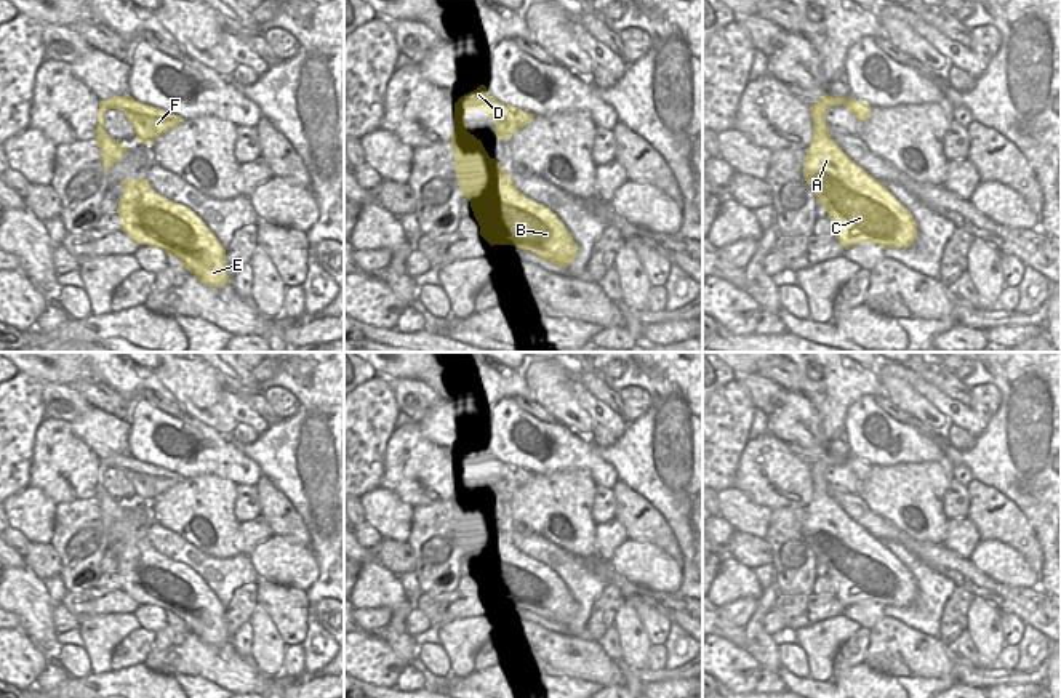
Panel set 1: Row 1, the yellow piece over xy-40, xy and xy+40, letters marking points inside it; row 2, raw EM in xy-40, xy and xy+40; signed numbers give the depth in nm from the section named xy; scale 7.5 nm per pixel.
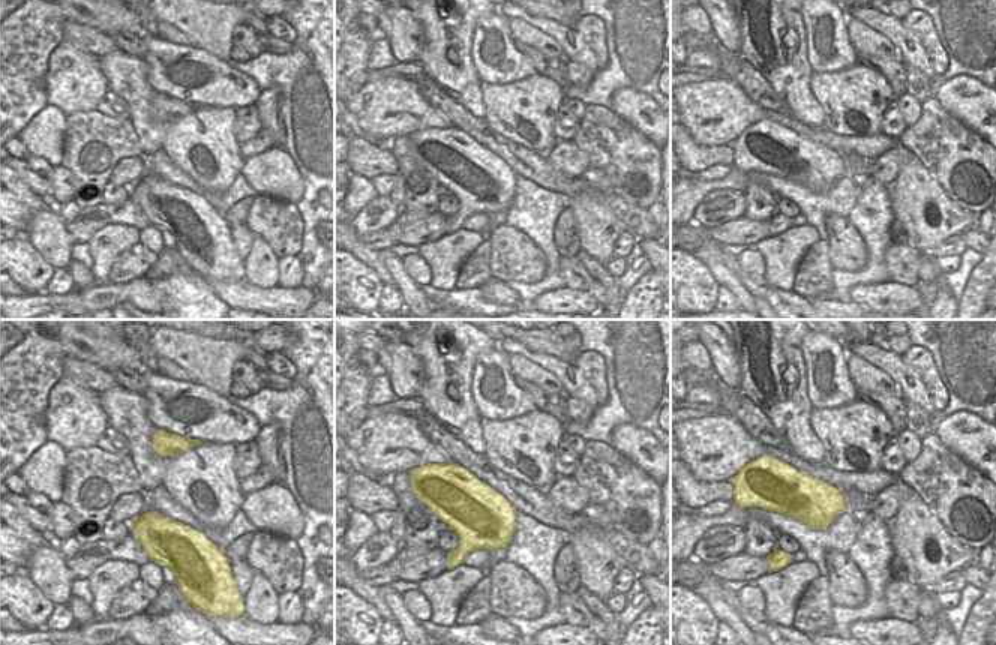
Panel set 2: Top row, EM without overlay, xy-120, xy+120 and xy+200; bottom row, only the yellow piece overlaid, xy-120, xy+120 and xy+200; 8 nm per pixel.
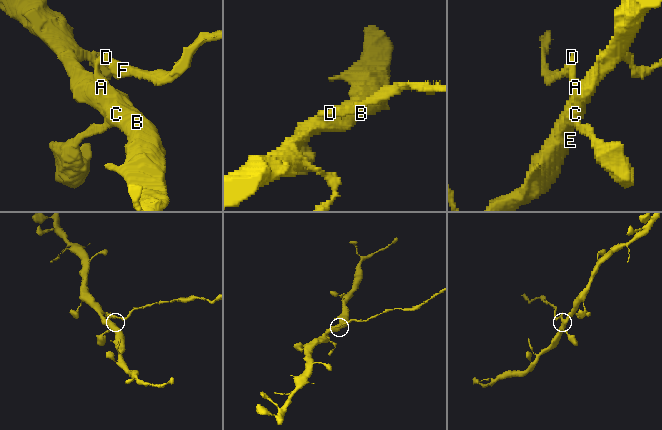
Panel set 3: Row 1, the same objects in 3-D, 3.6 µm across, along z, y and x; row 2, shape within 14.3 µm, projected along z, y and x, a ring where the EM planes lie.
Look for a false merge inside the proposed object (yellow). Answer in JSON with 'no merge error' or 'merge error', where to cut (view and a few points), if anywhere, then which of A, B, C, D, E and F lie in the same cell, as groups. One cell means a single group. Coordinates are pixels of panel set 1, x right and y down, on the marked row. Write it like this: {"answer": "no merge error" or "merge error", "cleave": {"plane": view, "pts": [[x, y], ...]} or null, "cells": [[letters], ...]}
{"answer": "merge error", "cleave": {"plane": "xy+40", "pts": [[813, 125], [828, 130]]}, "cells": [["A", "B", "C", "E"], ["D", "F"]]}

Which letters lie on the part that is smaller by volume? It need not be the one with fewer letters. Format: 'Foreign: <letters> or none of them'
Foreign: D, F

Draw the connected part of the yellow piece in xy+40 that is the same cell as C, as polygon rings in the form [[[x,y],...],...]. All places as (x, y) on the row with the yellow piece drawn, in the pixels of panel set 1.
[[[813,126],[813,141],[805,150],[803,178],[827,210],[845,250],[858,243],[882,248],[914,243],[917,224],[911,211],[832,141],[829,126],[826,131]]]

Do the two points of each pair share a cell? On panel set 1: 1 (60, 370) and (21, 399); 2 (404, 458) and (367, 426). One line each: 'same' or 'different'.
1: different
2: different

